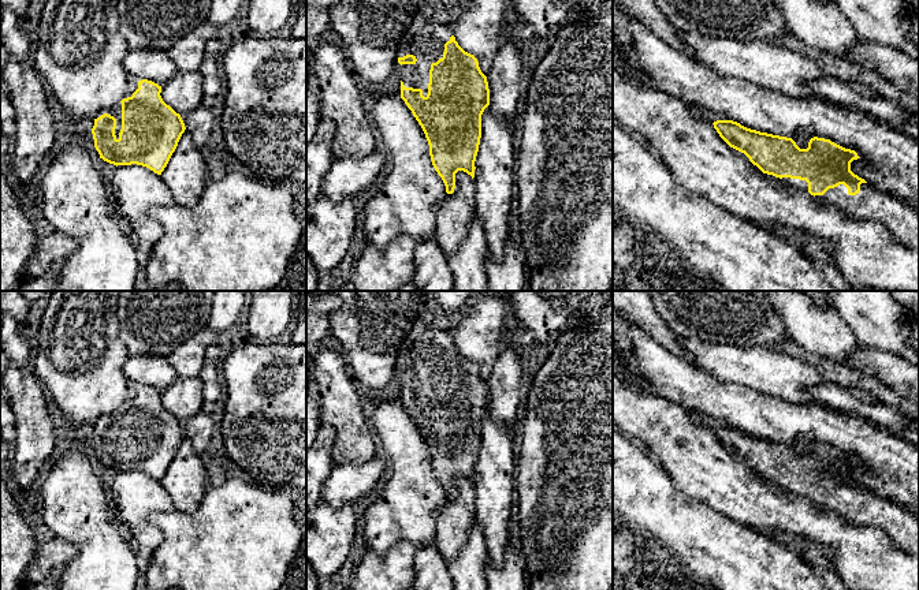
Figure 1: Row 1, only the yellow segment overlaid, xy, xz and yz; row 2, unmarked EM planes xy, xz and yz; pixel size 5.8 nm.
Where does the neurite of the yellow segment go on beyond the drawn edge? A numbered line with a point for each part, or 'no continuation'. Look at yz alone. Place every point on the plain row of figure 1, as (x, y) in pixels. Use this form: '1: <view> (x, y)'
1: yz (901, 526)

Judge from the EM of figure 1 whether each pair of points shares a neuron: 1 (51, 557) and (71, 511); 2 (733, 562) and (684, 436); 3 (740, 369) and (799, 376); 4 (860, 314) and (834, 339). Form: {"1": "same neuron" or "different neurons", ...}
{"1": "different neurons", "2": "different neurons", "3": "same neuron", "4": "different neurons"}

